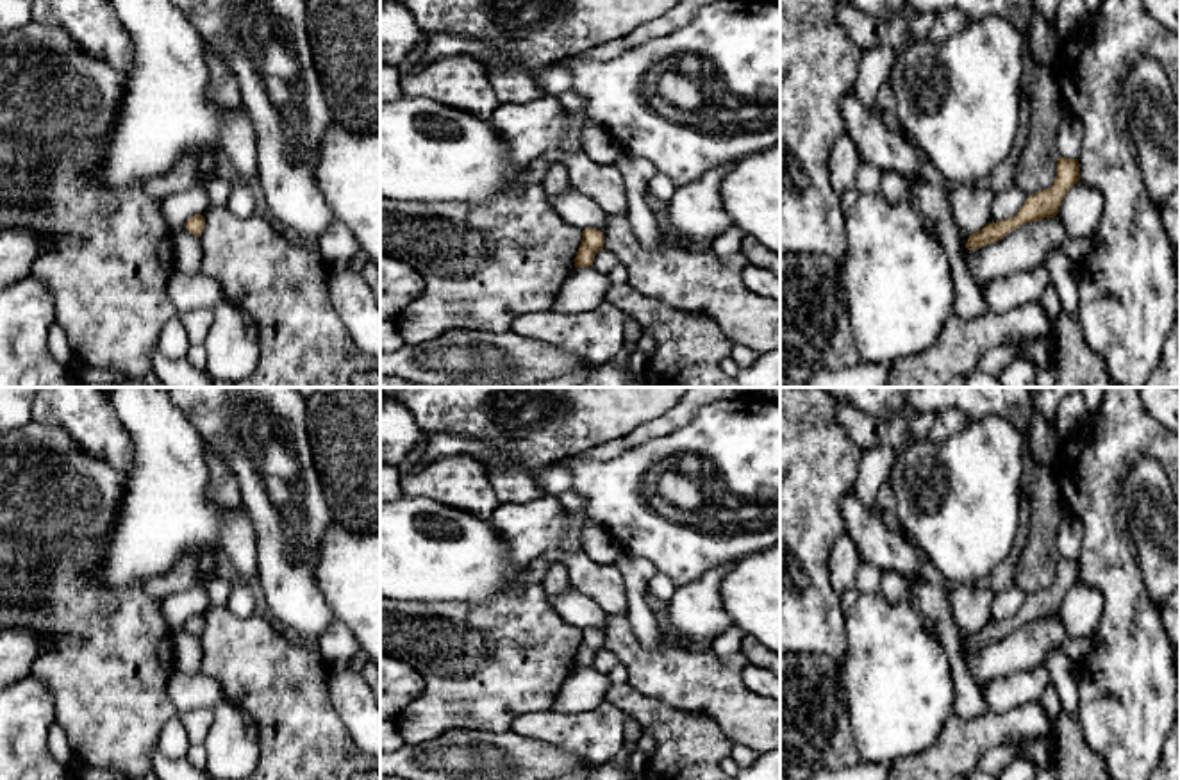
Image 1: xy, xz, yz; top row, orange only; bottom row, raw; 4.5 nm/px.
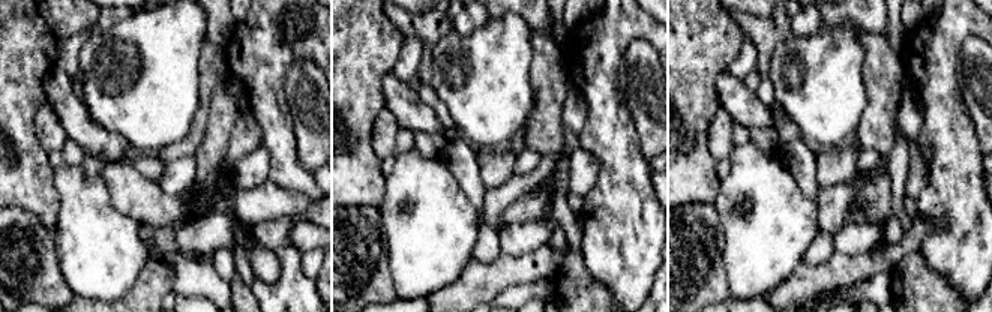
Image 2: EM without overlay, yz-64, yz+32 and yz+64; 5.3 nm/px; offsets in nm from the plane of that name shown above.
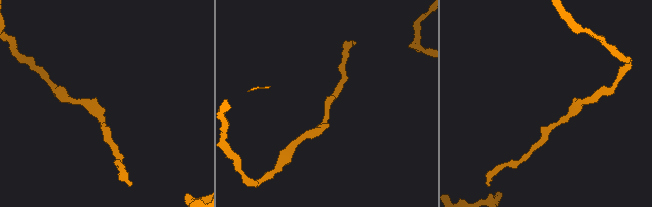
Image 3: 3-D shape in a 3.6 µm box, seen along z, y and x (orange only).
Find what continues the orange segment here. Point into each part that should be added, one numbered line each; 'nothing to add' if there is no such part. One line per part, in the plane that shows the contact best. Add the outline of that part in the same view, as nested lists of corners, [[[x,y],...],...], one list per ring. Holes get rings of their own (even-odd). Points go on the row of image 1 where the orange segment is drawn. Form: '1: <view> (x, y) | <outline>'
nothing to add

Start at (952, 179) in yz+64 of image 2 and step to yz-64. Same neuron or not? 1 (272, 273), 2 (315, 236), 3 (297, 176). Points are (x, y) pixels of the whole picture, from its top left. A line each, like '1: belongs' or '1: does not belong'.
1: does not belong
2: does not belong
3: belongs

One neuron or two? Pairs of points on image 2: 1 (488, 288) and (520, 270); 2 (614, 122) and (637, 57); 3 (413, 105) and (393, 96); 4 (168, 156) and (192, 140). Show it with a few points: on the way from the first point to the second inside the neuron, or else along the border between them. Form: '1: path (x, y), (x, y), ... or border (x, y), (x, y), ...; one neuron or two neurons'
1: path (496, 281), (506, 270), (512, 270); one neuron
2: border (619, 62), (619, 86), (637, 129); two neurons
3: path (408, 105), (398, 96); one neuron
4: path (174, 150), (186, 146); one neuron

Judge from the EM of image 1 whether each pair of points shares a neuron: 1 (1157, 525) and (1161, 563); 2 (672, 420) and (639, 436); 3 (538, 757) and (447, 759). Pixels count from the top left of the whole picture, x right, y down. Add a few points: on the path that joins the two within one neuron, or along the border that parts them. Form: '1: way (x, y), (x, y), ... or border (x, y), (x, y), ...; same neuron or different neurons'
1: way (1161, 534), (1161, 554); same neuron
2: way (664, 423), (647, 431); same neuron
3: way (515, 759), (470, 759); same neuron

